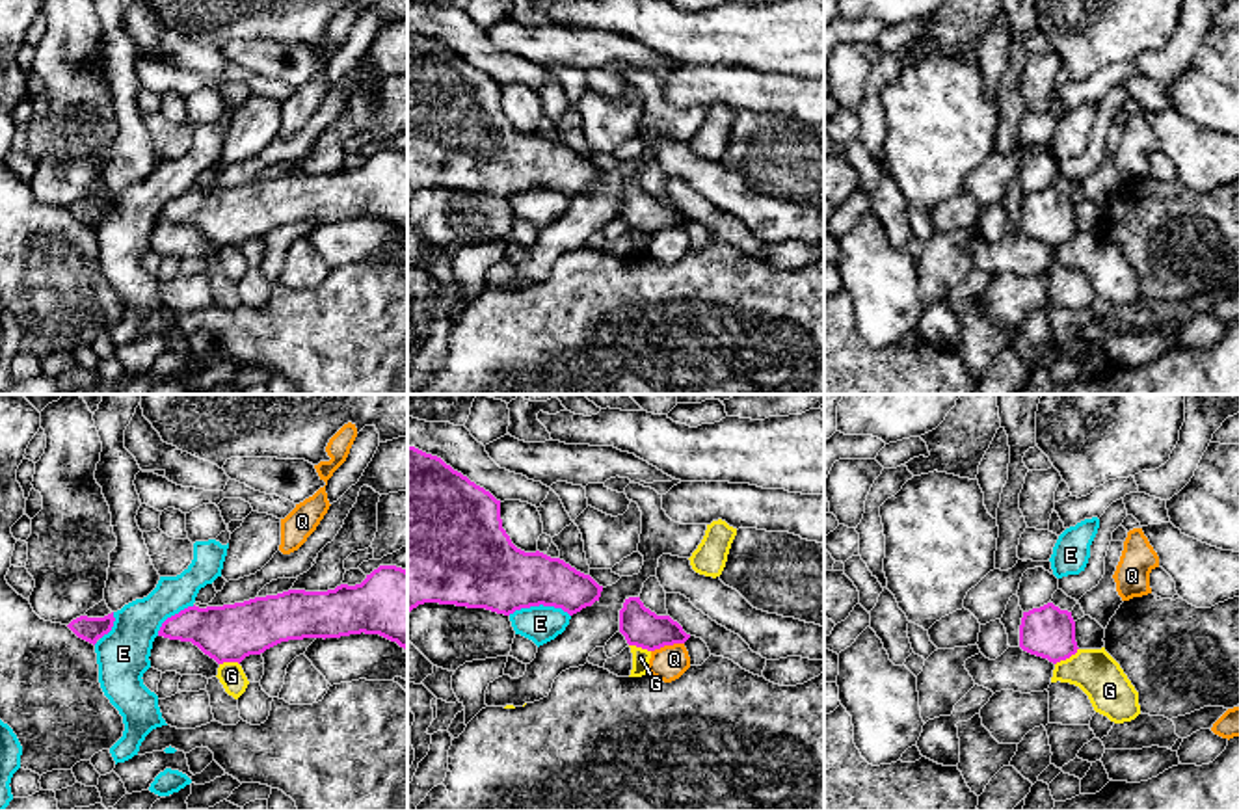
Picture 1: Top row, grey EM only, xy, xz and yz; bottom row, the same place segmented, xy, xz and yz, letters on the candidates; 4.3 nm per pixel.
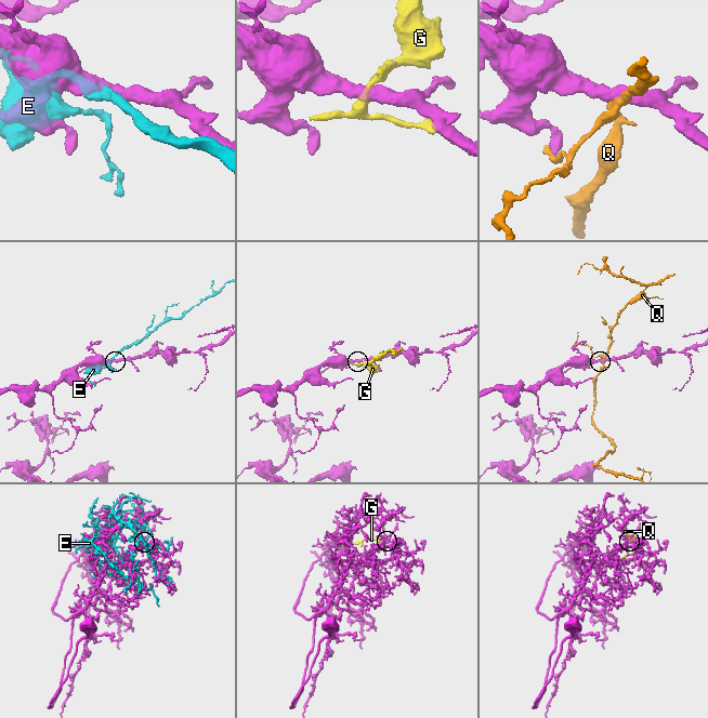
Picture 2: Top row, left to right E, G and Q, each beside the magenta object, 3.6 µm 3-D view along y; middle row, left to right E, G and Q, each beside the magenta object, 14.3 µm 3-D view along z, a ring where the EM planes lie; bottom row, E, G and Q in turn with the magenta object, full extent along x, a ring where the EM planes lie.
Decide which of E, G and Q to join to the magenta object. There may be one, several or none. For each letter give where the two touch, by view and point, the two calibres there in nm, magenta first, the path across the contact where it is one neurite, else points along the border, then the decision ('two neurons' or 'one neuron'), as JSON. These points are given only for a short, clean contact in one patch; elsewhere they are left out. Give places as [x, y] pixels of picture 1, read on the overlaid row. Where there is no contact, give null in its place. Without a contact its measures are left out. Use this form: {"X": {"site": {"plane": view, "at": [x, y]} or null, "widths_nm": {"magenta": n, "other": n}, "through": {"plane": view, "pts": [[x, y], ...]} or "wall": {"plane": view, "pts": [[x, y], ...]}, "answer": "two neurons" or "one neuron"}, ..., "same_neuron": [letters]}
{"E": {"site": {"plane": "xz", "at": [540, 603]}, "widths_nm": {"magenta": 320, "other": 160}, "answer": "two neurons"}, "G": {"site": {"plane": "yz", "at": [1066, 657]}, "widths_nm": {"magenta": 220, "other": 190}, "wall": {"plane": "yz", "pts": [[1078, 648], [1055, 664]]}, "answer": "two neurons"}, "Q": {"site": {"plane": "xz", "at": [666, 644]}, "widths_nm": {"magenta": 160, "other": 150}, "answer": "two neurons"}, "same_neuron": []}

